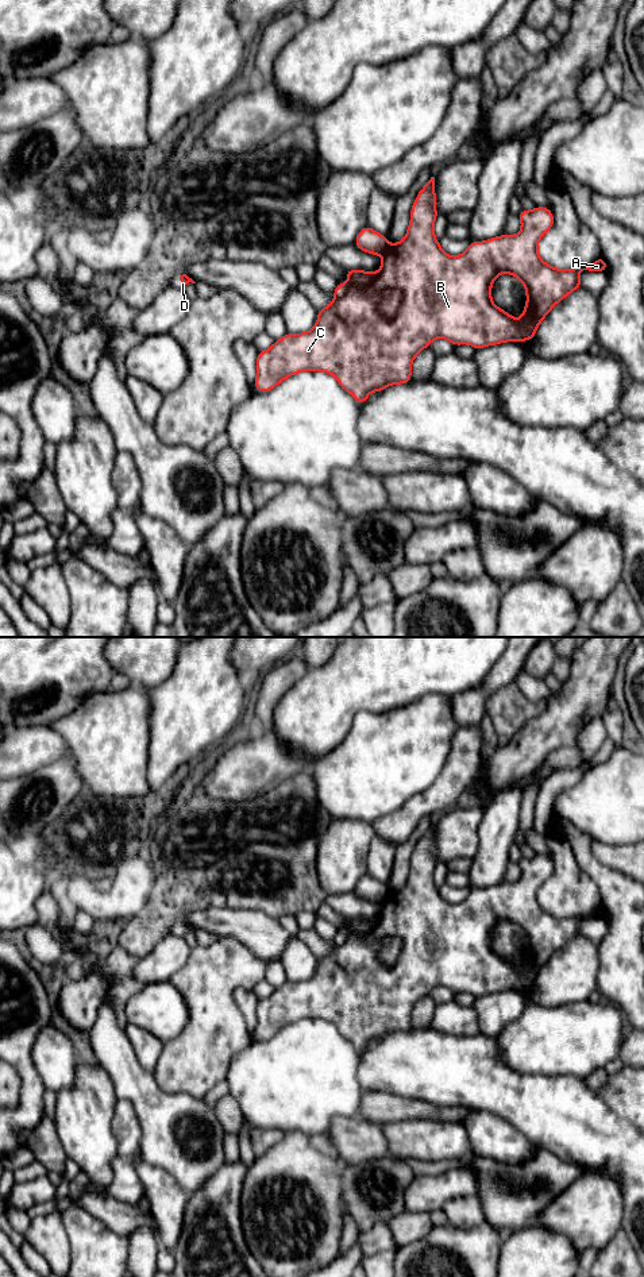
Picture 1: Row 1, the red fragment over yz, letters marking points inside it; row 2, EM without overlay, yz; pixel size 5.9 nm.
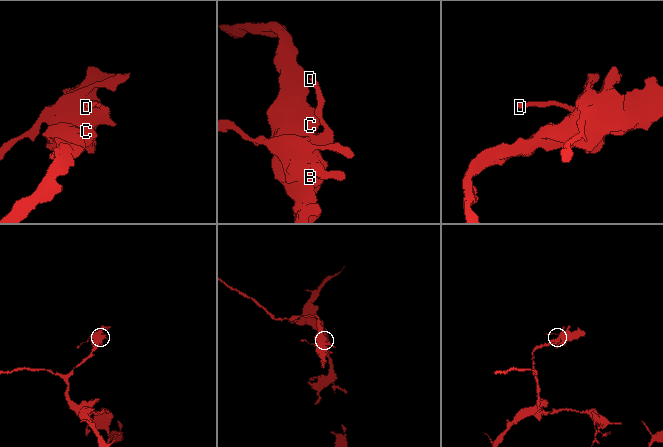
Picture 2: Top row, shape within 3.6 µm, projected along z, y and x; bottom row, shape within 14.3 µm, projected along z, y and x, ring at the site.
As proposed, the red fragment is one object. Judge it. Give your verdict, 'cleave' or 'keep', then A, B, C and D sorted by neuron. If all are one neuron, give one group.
cleave; groups A B C / D

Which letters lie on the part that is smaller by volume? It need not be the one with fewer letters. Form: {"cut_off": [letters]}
{"cut_off": ["D"]}

